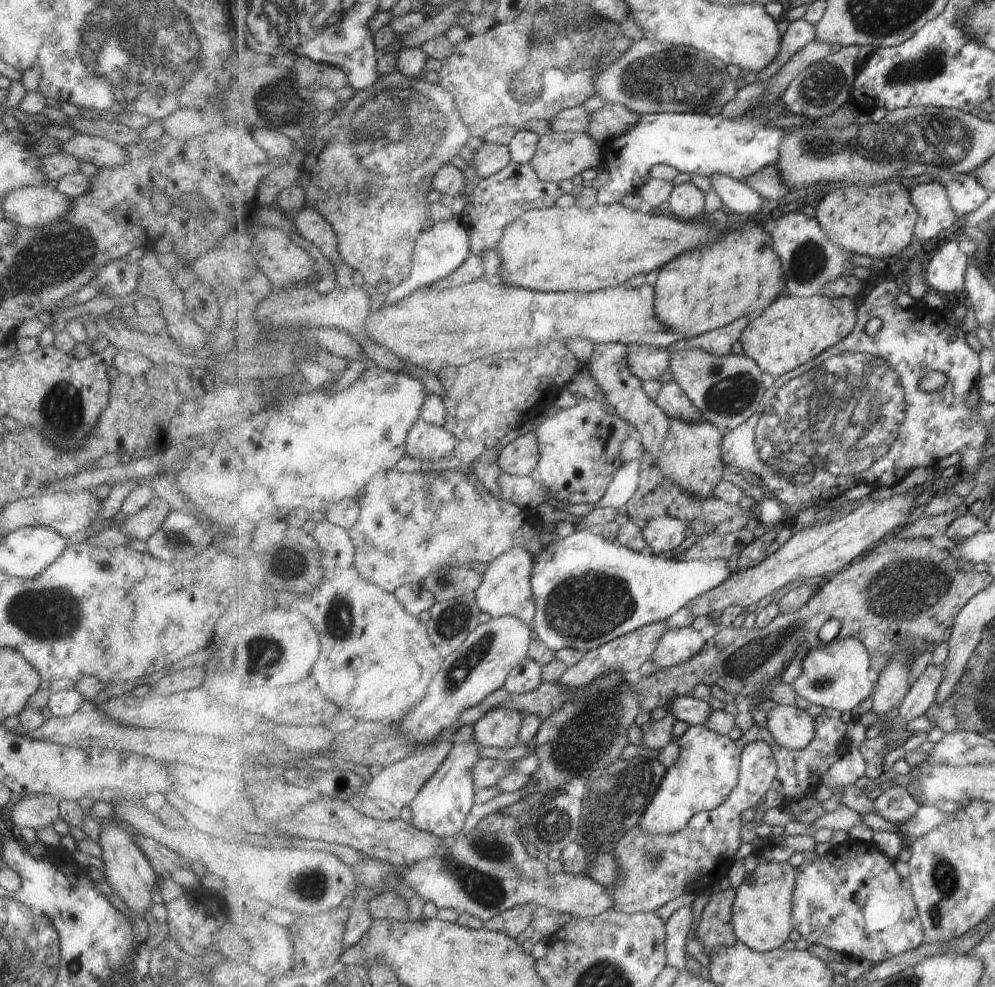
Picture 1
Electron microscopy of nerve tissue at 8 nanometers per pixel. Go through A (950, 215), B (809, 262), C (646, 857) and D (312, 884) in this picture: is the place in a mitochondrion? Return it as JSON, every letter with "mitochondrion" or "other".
{"A":"other","B":"mitochondrion","C":"mitochondrion","D":"mitochondrion"}

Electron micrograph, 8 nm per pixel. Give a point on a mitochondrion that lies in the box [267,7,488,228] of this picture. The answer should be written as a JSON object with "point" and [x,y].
{"point":[409,129]}

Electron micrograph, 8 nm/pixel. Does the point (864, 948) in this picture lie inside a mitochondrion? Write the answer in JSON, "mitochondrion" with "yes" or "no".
{"mitochondrion":"no"}

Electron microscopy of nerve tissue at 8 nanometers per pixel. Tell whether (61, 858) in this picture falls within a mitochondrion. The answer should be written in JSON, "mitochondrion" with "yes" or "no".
{"mitochondrion":"no"}

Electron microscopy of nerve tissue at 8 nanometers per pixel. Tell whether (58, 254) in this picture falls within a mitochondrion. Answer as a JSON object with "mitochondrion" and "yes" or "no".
{"mitochondrion":"yes"}

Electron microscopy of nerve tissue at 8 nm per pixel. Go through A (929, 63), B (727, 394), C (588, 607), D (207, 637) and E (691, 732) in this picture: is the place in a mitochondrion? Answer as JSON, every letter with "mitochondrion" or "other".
{"A":"mitochondrion","B":"mitochondrion","C":"mitochondrion","D":"other","E":"other"}

